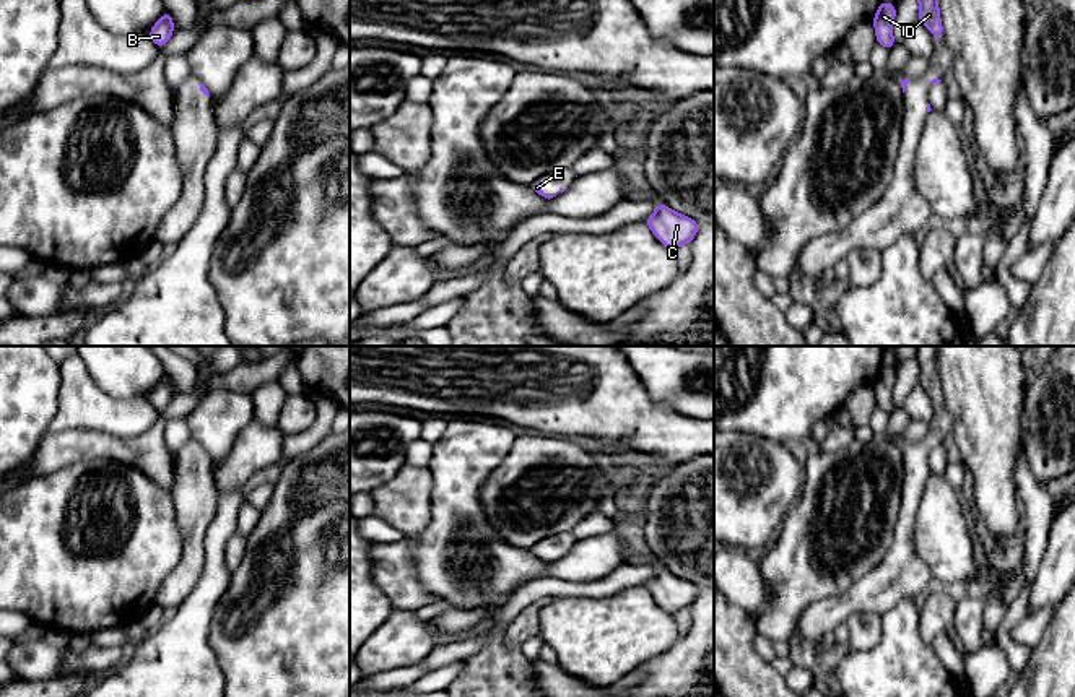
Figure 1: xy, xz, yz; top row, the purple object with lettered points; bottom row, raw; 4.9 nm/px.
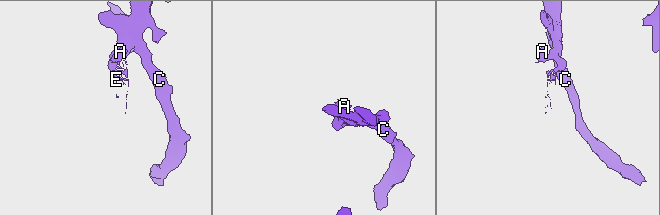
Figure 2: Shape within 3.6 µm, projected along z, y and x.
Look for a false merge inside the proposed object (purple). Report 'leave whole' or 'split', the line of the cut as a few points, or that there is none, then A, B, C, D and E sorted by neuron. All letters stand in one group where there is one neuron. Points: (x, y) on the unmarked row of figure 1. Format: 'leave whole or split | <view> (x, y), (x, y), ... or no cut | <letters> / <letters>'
leave whole | no cut | A B C D E

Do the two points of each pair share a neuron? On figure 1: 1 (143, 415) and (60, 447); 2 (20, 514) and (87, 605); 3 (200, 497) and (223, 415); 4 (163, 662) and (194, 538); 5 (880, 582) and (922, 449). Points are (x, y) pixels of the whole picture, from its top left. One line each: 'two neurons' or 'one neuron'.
1: two neurons
2: one neuron
3: two neurons
4: two neurons
5: one neuron

